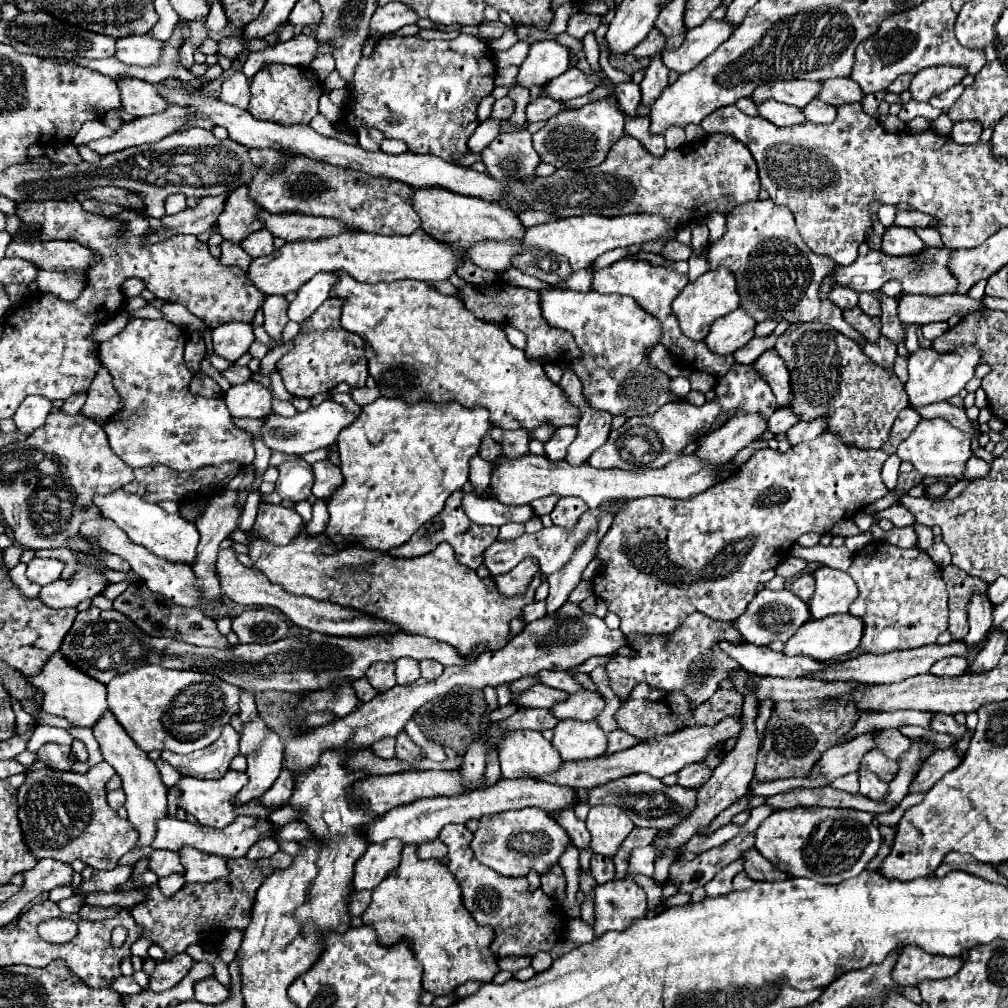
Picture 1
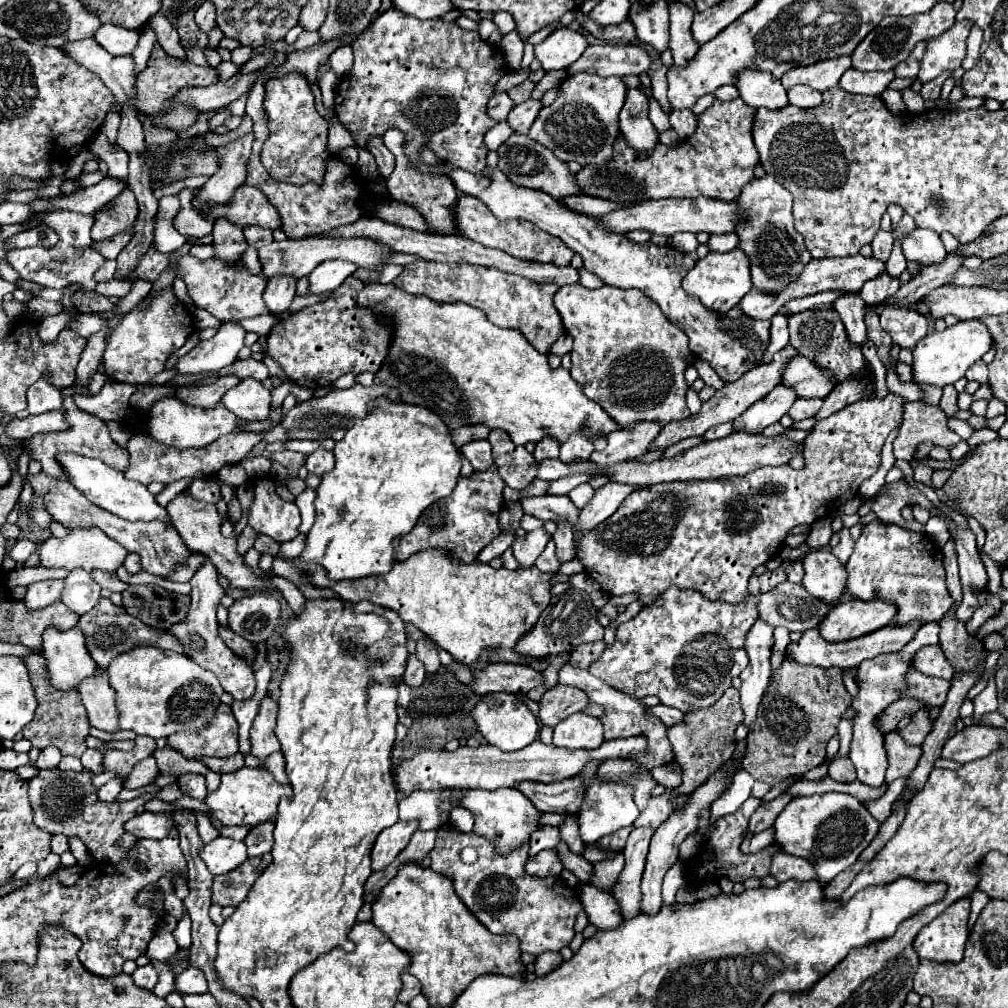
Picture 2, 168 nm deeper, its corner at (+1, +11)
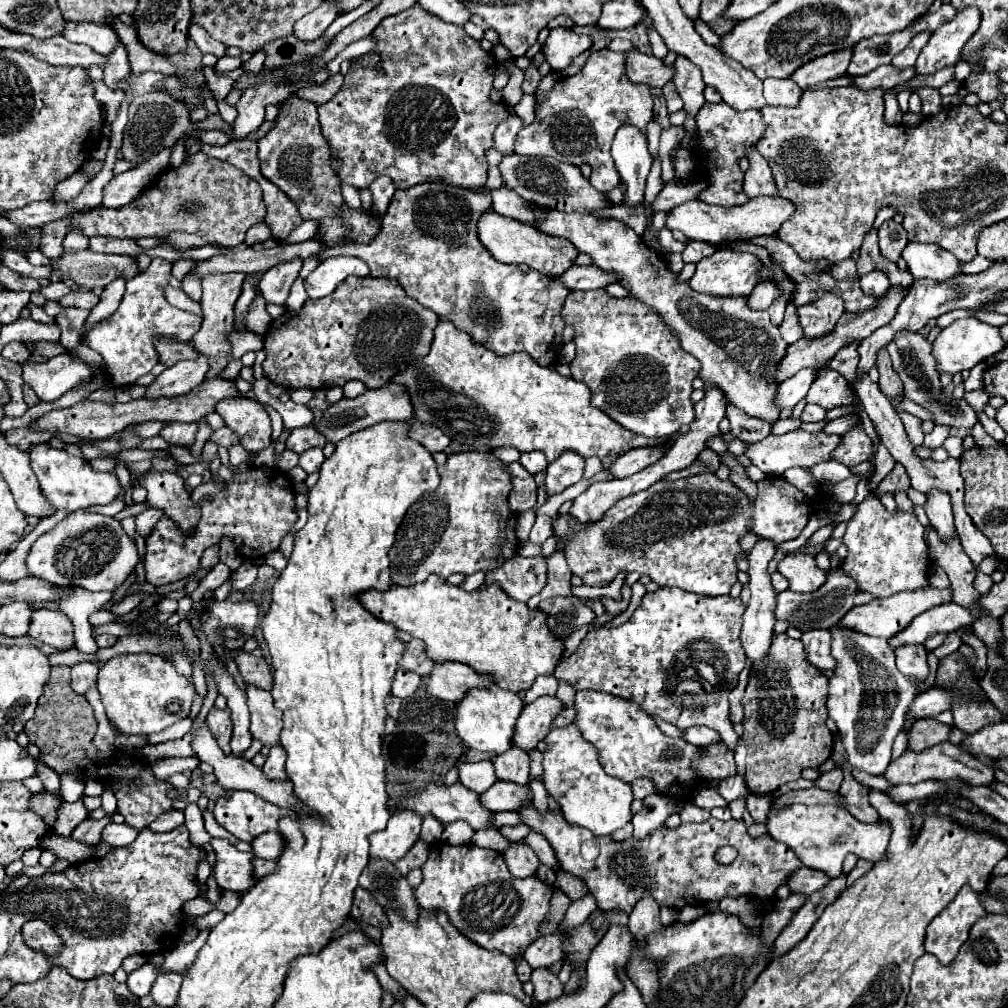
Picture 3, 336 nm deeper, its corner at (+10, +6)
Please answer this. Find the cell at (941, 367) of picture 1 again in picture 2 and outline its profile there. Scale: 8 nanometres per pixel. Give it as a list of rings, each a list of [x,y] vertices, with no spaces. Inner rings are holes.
[[[979,319],[959,321],[943,331],[925,335],[913,349],[913,383],[945,387],[959,381],[965,371],[991,349],[991,333]]]

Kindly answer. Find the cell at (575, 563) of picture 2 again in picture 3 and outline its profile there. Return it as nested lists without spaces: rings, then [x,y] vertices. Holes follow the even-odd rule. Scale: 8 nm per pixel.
[[[432,574],[424,582],[416,586],[390,586],[388,592],[376,592],[368,590],[360,594],[360,602],[368,612],[372,612],[382,622],[394,624],[398,630],[408,632],[412,638],[420,638],[426,644],[428,658],[434,662],[462,662],[476,670],[482,676],[492,676],[492,680],[512,692],[524,692],[528,690],[536,676],[550,676],[554,674],[554,668],[558,666],[562,654],[564,654],[564,638],[556,638],[548,624],[546,614],[540,610],[530,610],[524,602],[512,600],[504,592],[500,592],[498,584],[492,584],[486,590],[474,590],[464,592],[460,586],[448,586],[440,576]]]

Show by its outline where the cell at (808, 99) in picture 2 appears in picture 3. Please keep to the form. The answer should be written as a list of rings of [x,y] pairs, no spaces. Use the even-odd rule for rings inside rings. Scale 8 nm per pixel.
[[[764,80],[764,98],[770,106],[796,106],[800,102],[802,90],[792,80]]]

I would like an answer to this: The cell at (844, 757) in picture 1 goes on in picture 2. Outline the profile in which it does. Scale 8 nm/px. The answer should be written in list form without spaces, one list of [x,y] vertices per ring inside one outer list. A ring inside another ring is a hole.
[[[901,699],[895,701],[893,705],[889,705],[889,709],[885,709],[885,713],[881,713],[881,721],[877,721],[877,725],[881,725],[881,729],[885,729],[885,733],[895,731],[897,723],[901,721],[903,715],[913,715],[915,711],[923,709],[923,705],[915,699]]]

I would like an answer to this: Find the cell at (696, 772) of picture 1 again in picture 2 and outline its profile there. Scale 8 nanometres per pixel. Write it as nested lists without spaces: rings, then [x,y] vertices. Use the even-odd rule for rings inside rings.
[[[671,761],[669,765],[661,765],[657,769],[651,769],[651,775],[659,785],[665,785],[667,789],[681,785],[681,767],[675,761]]]

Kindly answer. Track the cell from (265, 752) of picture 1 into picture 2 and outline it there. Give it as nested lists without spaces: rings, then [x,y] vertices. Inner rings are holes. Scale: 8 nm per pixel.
[[[265,695],[261,701],[259,715],[253,721],[251,727],[251,755],[255,755],[261,761],[261,767],[265,767],[267,757],[273,751],[279,751],[279,739],[275,737],[275,719],[277,719],[277,703]]]

